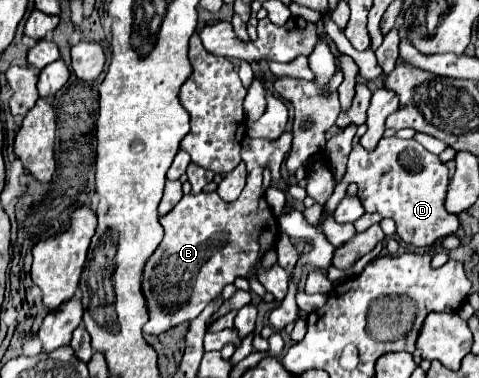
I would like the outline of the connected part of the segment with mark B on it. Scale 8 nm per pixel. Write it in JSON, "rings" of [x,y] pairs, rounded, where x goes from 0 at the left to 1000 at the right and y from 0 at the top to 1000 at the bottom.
{"rings":[[[530,444],[518,460],[518,481],[501,513],[497,529],[489,534],[468,534],[451,508],[418,508],[418,513],[388,513],[380,529],[347,566],[334,577],[334,593],[342,598],[347,619],[317,683],[309,688],[301,709],[301,746],[296,767],[309,799],[309,825],[313,841],[301,857],[301,884],[338,884],[380,852],[405,847],[426,810],[451,788],[472,751],[484,751],[493,730],[514,730],[526,704],[539,704],[539,741],[551,751],[551,762],[572,778],[576,799],[589,799],[597,772],[601,772],[601,730],[597,720],[576,698],[564,714],[543,709],[543,683],[559,656],[572,651],[580,630],[580,593],[572,566],[564,561],[555,529],[551,529],[551,503],[547,503],[547,444]]]}

